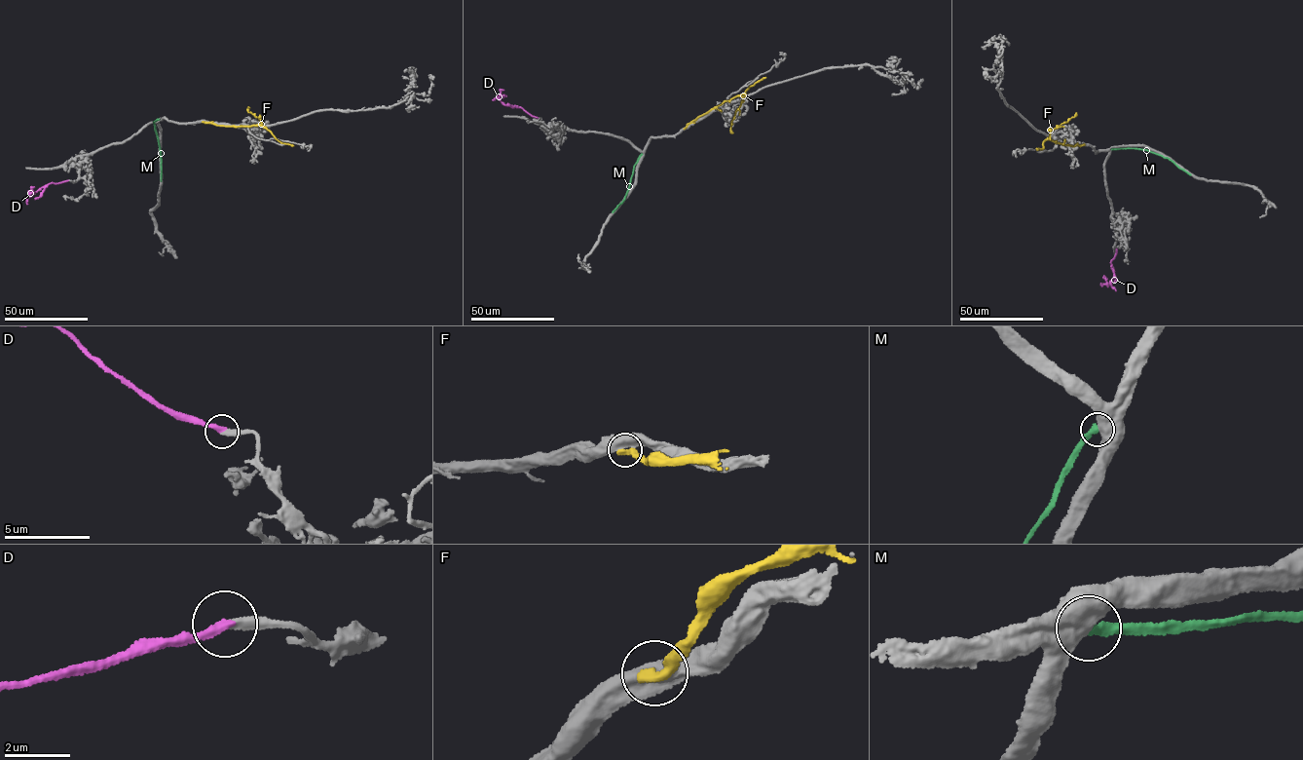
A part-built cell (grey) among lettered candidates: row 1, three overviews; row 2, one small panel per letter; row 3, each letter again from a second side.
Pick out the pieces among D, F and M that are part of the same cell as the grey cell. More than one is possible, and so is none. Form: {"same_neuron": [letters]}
{"same_neuron": ["D"]}

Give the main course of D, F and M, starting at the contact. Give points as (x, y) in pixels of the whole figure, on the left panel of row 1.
D: (67, 180), (50, 183), (27, 195), (31, 194), (34, 187)
F: (203, 121), (231, 126), (262, 125), (260, 118), (247, 111), (248, 106)
M: (159, 119), (154, 122), (161, 154), (161, 180)

